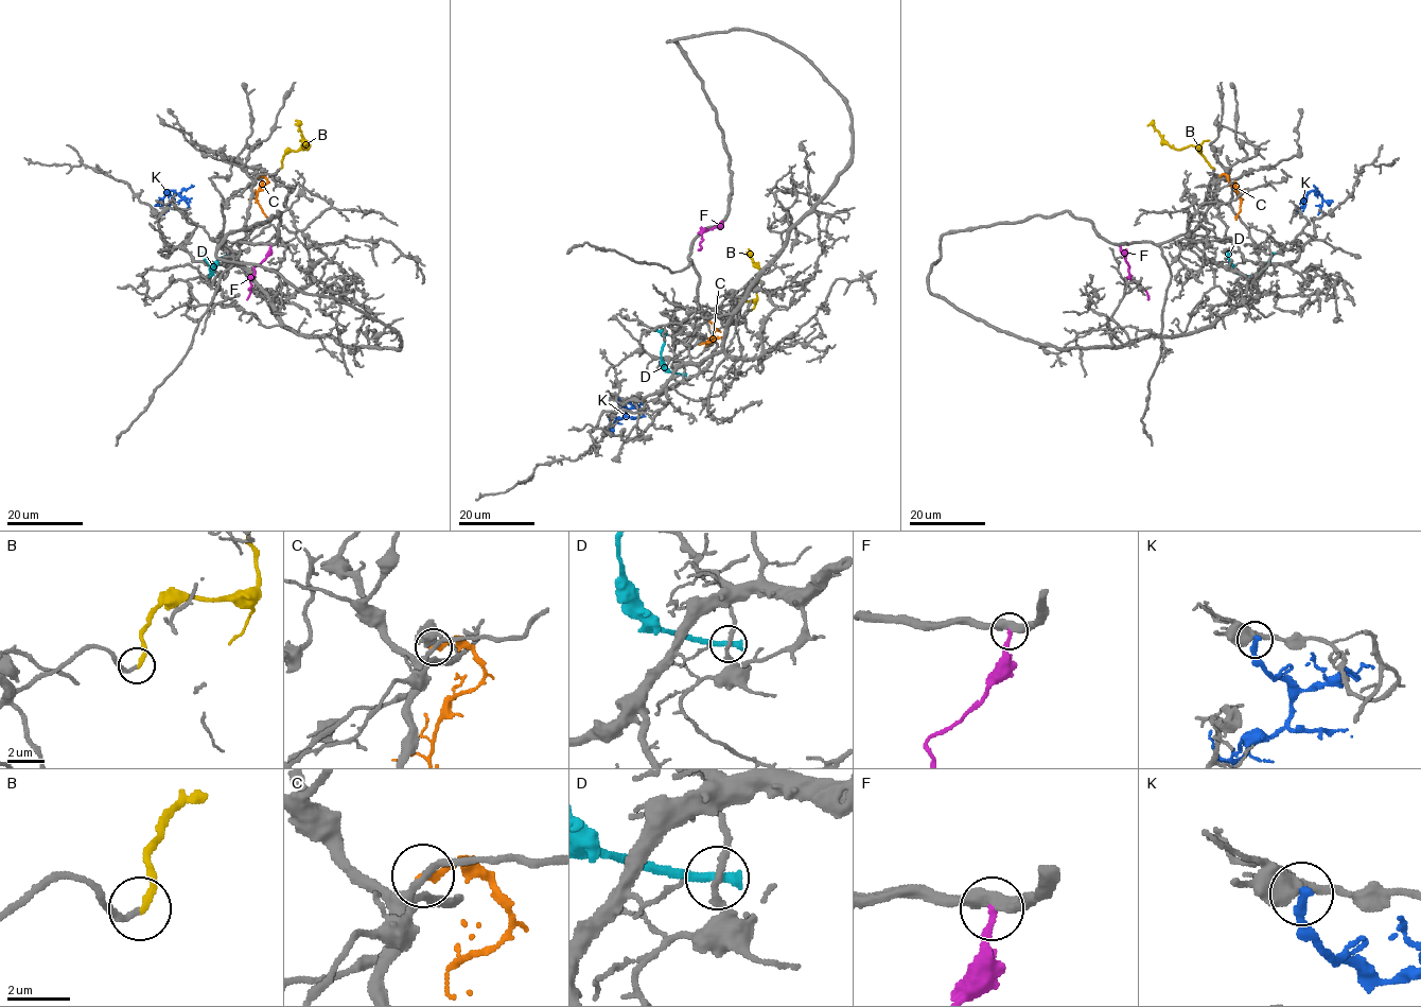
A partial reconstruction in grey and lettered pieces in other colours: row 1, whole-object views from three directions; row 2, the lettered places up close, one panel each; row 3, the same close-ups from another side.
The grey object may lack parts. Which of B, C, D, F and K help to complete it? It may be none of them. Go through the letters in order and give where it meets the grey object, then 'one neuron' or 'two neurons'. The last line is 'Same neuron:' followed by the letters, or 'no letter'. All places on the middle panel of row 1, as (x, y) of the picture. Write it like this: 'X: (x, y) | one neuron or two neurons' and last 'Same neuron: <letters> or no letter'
B: (732, 314) | one neuron
C: (707, 319) | two neurons
D: (683, 375) | two neurons
F: (721, 221) | two neurons
K: (618, 398) | two neurons
Same neuron: B

